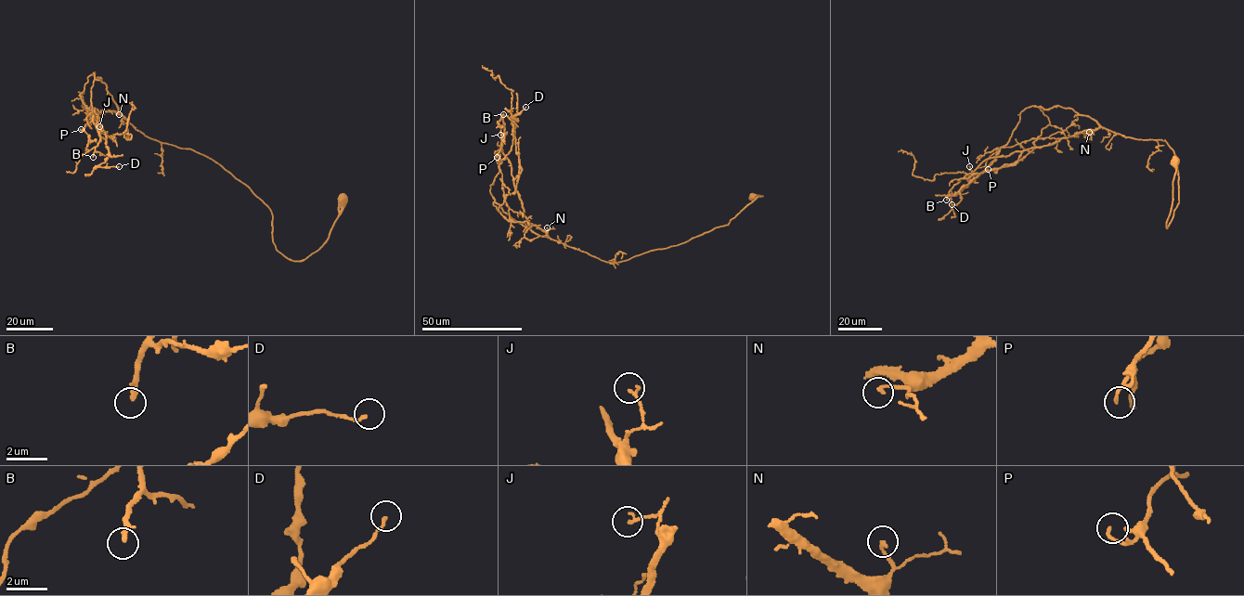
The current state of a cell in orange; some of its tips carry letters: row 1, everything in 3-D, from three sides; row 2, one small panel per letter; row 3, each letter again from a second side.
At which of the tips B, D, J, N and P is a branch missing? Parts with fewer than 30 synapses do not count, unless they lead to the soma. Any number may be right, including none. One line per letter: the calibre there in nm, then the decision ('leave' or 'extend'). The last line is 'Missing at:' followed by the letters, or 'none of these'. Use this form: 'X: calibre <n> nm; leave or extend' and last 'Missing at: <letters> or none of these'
B: calibre 240 nm; extend
D: calibre 140 nm; leave
J: calibre 150 nm; leave
N: calibre 170 nm; leave
P: calibre 140 nm; leave
Missing at: B

